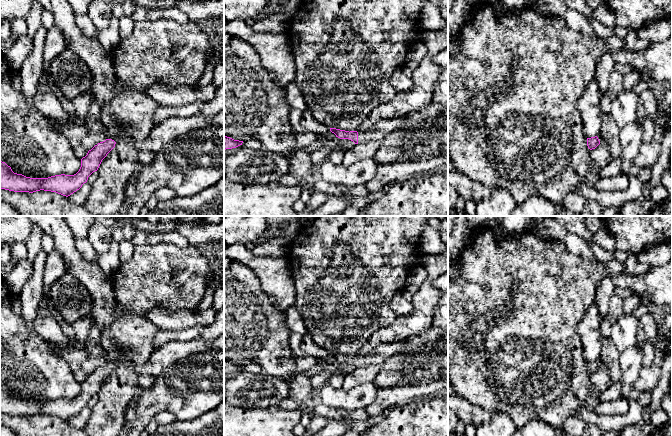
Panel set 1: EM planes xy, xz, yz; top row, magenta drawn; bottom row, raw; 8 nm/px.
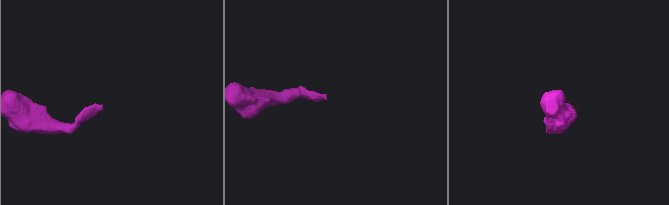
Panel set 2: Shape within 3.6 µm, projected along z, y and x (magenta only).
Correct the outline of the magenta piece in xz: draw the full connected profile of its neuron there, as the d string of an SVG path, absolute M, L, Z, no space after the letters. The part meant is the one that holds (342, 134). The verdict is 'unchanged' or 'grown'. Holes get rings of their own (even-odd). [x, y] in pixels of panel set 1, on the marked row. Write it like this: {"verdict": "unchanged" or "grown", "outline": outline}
{"verdict": "grown", "outline": "M395 118L389 120L380 120L365 132L345 131L336 128L330 128L330 131L340 139L349 139L355 144L363 143L367 140L382 140L390 132L396 130L404 124L403 118Z"}

